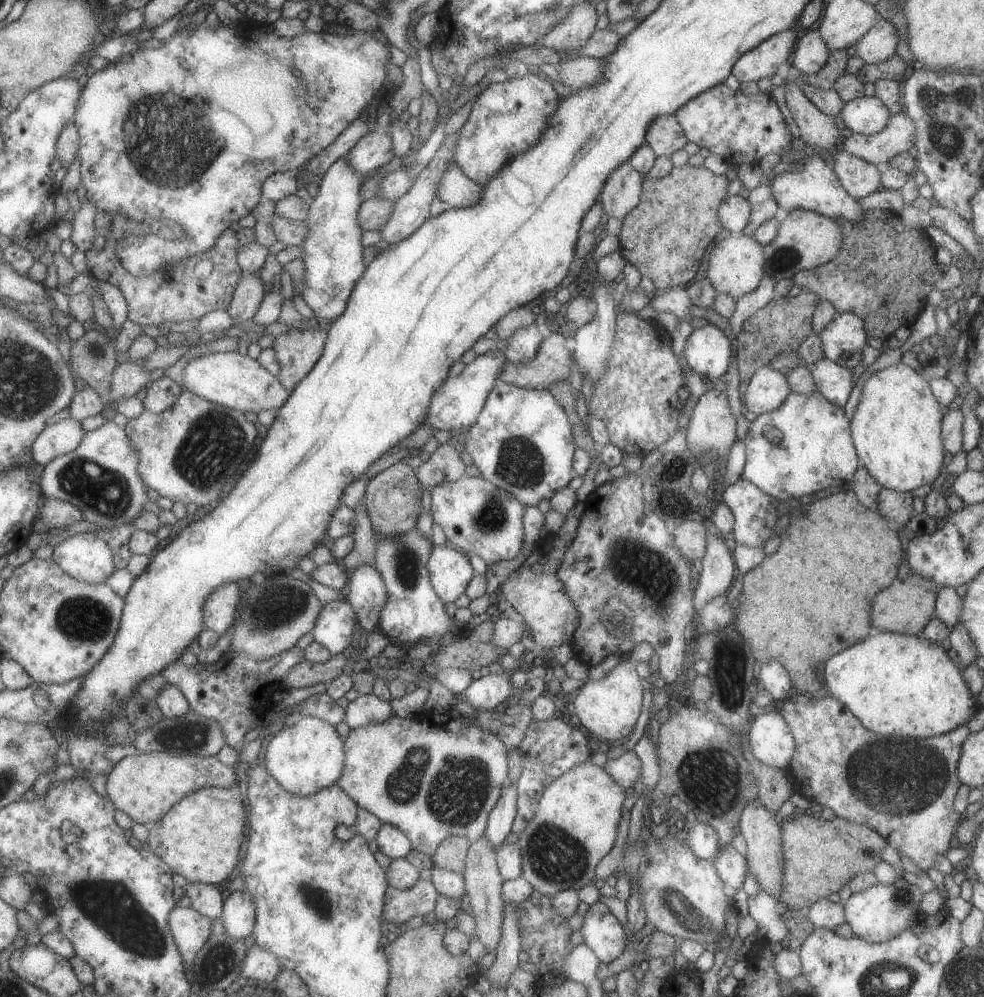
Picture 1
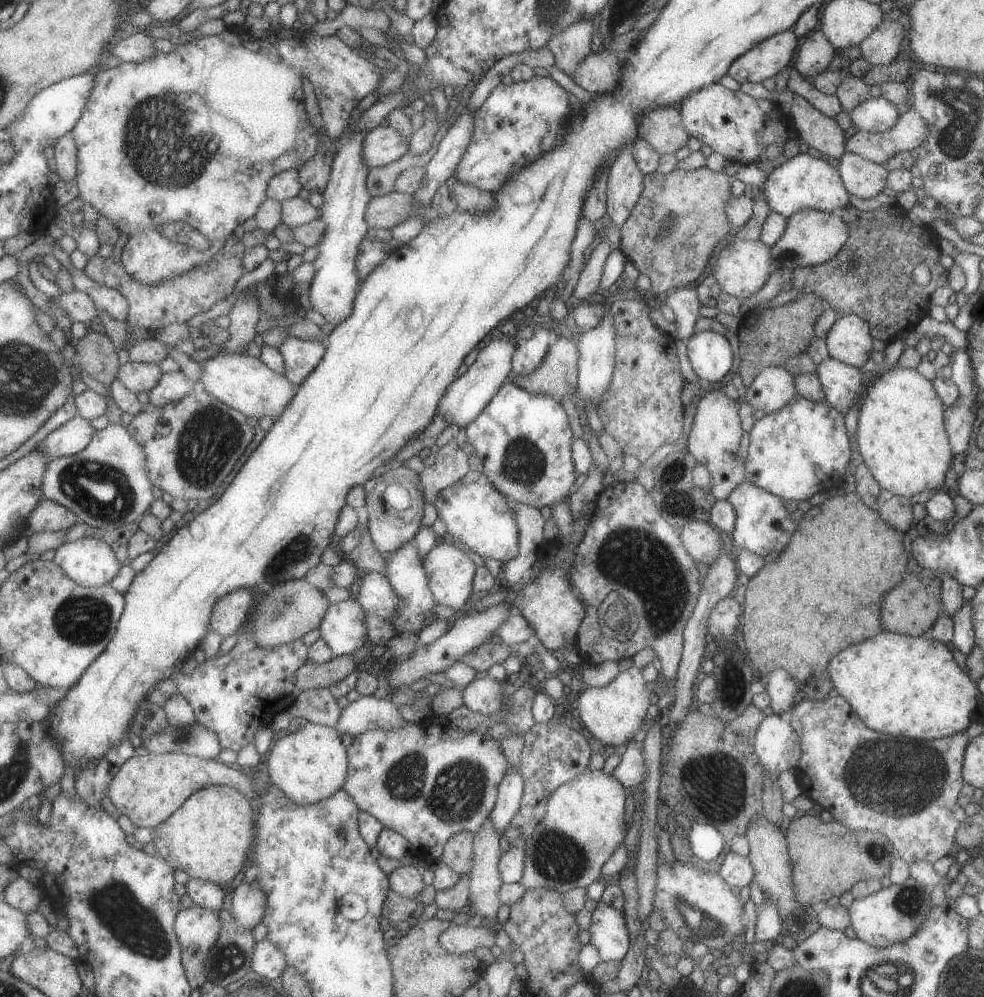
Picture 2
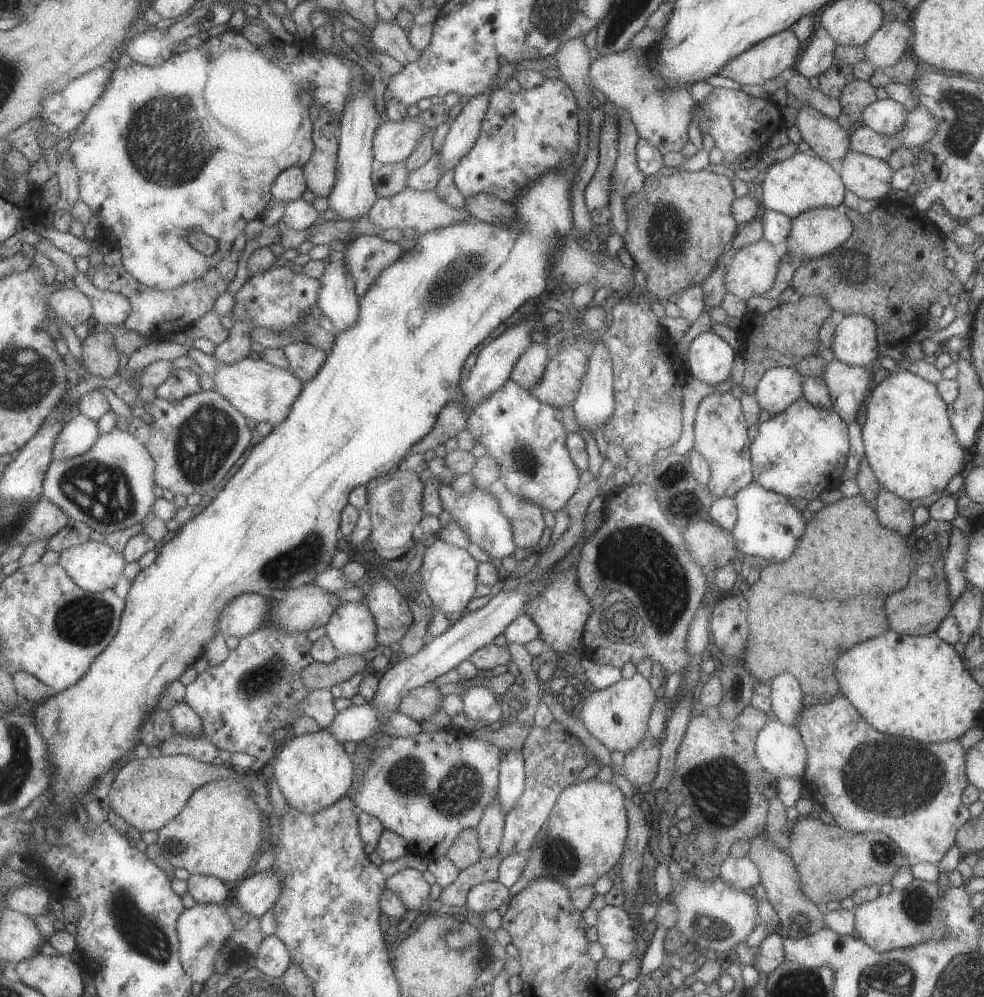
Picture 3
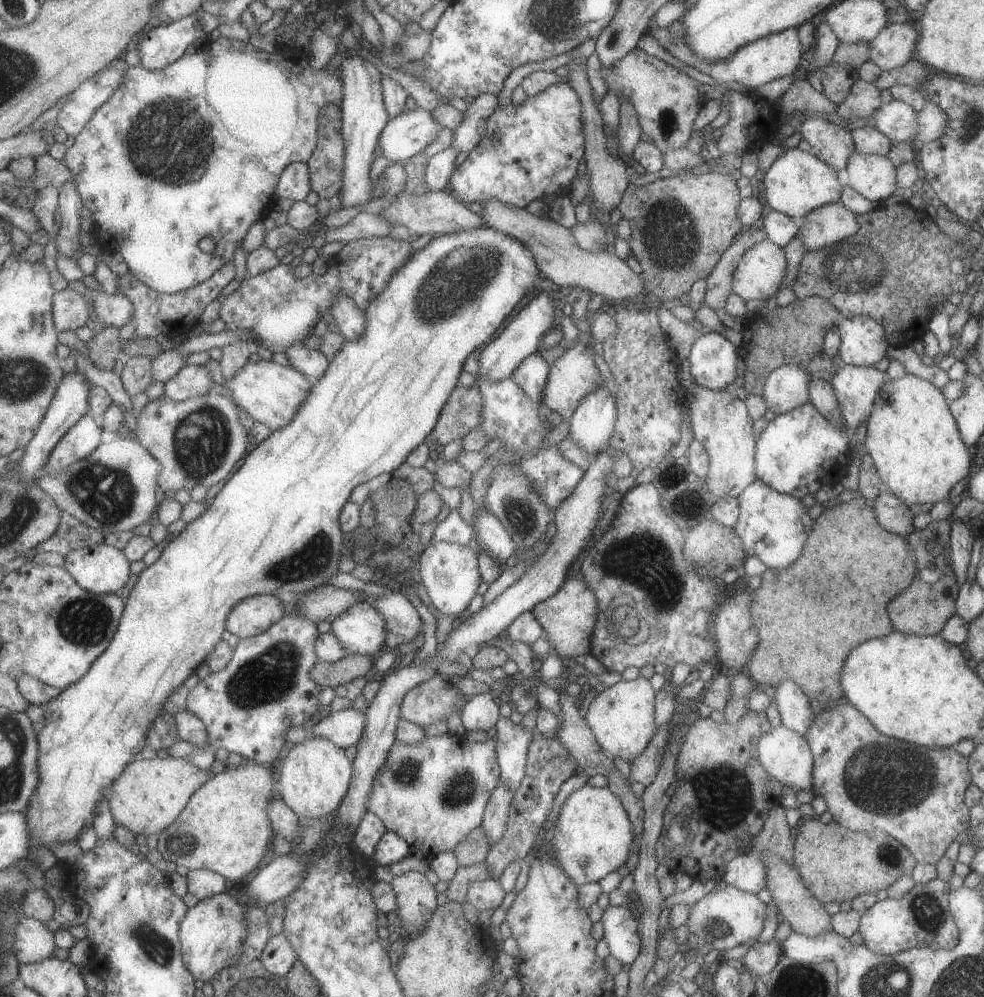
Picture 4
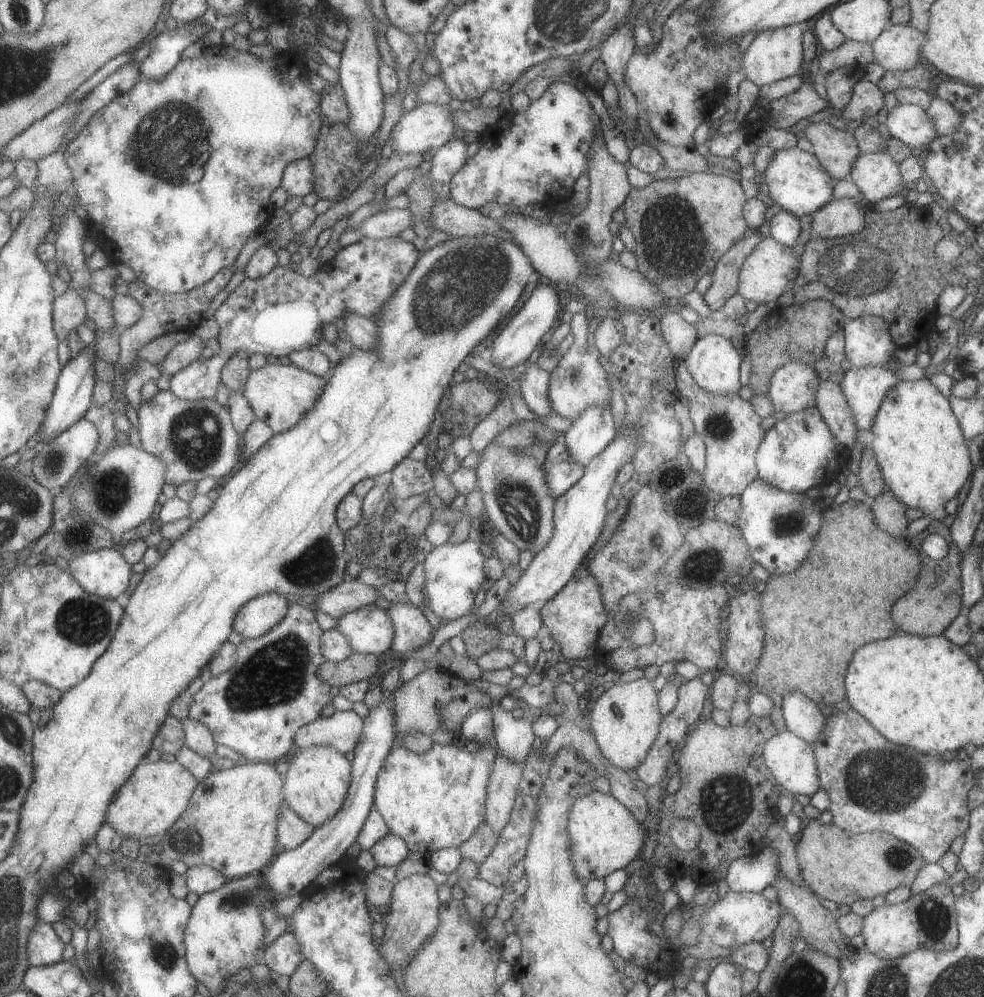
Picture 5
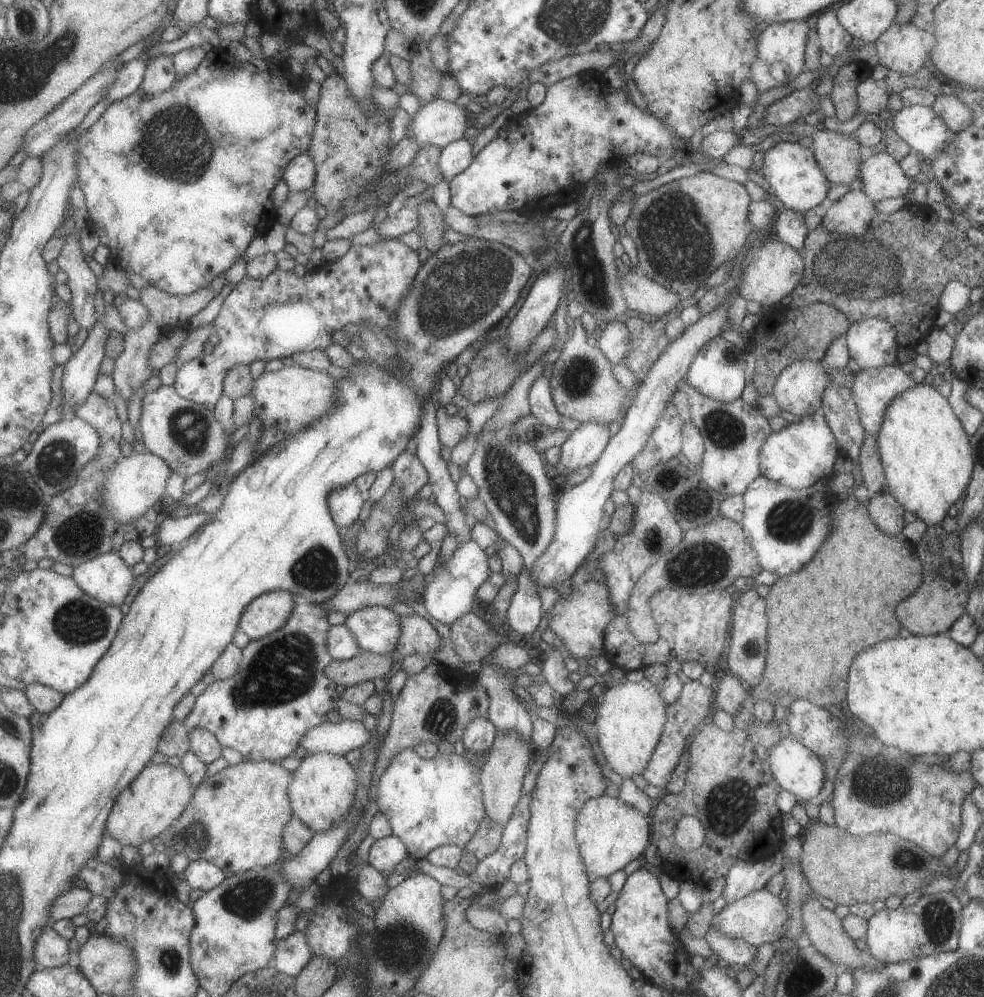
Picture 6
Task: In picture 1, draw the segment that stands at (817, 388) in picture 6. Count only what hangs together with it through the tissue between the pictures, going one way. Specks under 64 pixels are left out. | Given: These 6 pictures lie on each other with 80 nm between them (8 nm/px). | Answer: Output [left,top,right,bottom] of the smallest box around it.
[742,366,790,416]

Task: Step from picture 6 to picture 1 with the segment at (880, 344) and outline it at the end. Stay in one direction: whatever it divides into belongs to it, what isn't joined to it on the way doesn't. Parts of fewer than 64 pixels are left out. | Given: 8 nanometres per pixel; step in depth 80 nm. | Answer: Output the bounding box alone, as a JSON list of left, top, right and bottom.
[819,313,868,370]

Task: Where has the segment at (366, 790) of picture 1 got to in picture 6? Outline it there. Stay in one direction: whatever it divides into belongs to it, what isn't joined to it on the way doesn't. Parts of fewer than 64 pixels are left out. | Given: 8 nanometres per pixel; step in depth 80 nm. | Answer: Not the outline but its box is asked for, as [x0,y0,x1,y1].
[375,748,486,859]

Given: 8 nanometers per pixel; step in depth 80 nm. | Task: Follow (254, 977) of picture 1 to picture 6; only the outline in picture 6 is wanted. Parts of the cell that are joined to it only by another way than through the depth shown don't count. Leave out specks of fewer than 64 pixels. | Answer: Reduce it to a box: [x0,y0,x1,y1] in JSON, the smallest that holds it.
[271,928,314,977]

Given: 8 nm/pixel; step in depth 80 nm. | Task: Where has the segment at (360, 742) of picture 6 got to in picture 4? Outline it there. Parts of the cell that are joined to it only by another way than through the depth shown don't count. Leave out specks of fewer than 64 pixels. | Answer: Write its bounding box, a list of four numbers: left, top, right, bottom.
[285,709,367,748]

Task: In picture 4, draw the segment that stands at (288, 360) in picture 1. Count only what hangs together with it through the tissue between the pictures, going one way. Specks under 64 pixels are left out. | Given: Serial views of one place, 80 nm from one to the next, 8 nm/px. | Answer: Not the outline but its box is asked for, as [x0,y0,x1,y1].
[286,345,331,384]

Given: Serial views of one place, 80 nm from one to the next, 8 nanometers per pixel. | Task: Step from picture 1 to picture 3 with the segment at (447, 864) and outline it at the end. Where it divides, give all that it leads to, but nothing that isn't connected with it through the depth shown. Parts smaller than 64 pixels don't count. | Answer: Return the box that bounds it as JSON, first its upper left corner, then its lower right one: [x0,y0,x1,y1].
[445,830,481,870]

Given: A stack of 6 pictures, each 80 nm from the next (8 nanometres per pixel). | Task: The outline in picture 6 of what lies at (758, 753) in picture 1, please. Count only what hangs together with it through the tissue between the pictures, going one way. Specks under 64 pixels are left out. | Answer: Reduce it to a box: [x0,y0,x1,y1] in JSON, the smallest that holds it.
[769,736,824,802]

